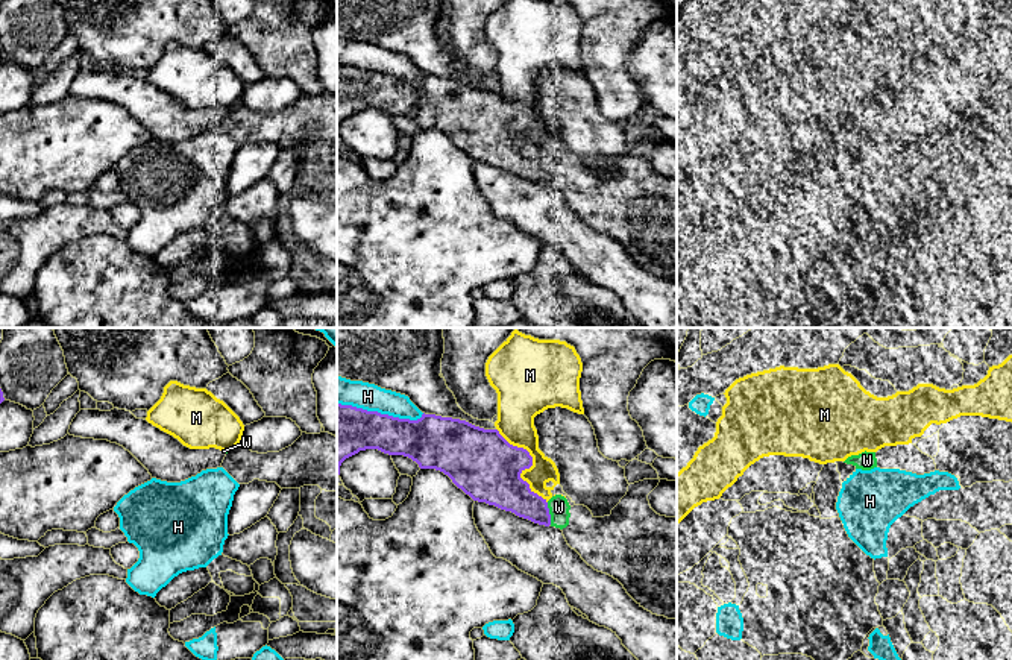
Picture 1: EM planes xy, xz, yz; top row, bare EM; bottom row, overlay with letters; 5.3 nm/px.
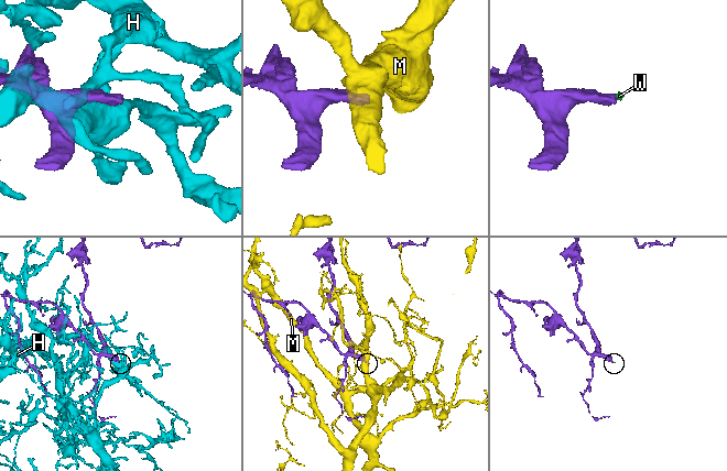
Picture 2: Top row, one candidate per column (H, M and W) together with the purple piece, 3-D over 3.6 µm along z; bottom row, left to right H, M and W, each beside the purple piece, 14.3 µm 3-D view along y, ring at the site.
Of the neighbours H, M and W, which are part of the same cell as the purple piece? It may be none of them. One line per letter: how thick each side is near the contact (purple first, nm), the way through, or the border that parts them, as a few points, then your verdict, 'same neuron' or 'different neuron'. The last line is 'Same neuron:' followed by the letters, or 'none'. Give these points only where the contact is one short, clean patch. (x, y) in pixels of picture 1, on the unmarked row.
H: 300/140 nm | different neuron
M: 360/190 nm | different neuron
W: 200/110 nm | same neuron
Same neuron: W

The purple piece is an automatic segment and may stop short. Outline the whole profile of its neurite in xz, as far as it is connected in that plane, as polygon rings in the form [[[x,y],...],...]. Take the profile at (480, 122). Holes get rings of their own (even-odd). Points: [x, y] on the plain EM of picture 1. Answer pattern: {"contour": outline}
{"contour": [[[337,64],[337,137],[346,118],[366,109],[408,117],[420,129],[435,129],[448,135],[473,161],[511,171],[539,185],[560,188],[567,205],[589,226],[618,240],[640,267],[652,275],[677,279],[677,178],[657,174],[648,161],[660,138],[630,144],[610,176],[595,178],[584,165],[570,167],[561,155],[546,161],[534,153],[520,138],[533,126],[533,117],[526,109],[510,105],[498,90],[435,74],[423,73],[420,79],[410,80]]]}

